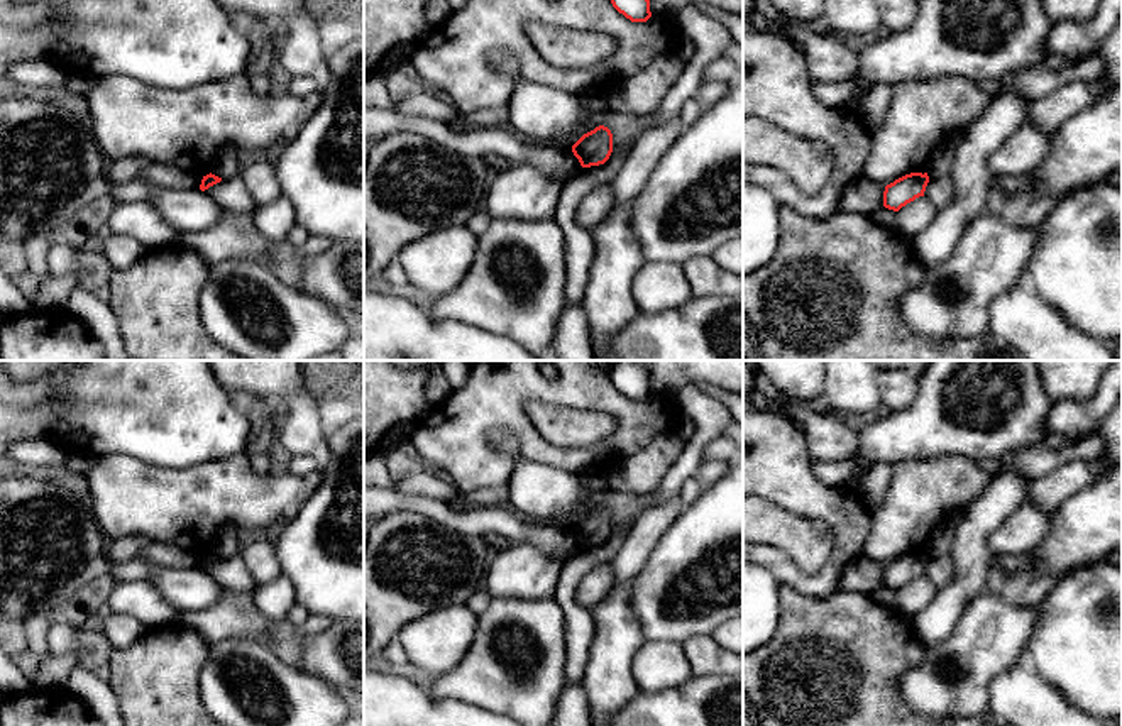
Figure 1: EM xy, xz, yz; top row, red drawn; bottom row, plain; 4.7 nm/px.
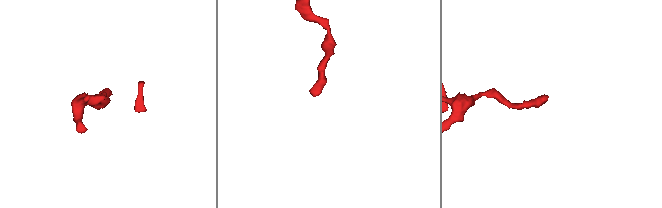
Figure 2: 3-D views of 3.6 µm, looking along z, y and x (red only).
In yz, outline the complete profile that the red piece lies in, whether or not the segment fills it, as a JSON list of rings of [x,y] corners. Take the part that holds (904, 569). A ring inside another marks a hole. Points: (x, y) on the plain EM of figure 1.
[[[910,552],[885,565],[883,586],[899,591],[907,582],[924,575],[929,562],[927,552]]]

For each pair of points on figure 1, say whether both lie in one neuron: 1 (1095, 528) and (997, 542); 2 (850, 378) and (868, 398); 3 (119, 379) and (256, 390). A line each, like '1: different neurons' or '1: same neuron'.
1: different neurons
2: same neuron
3: different neurons

